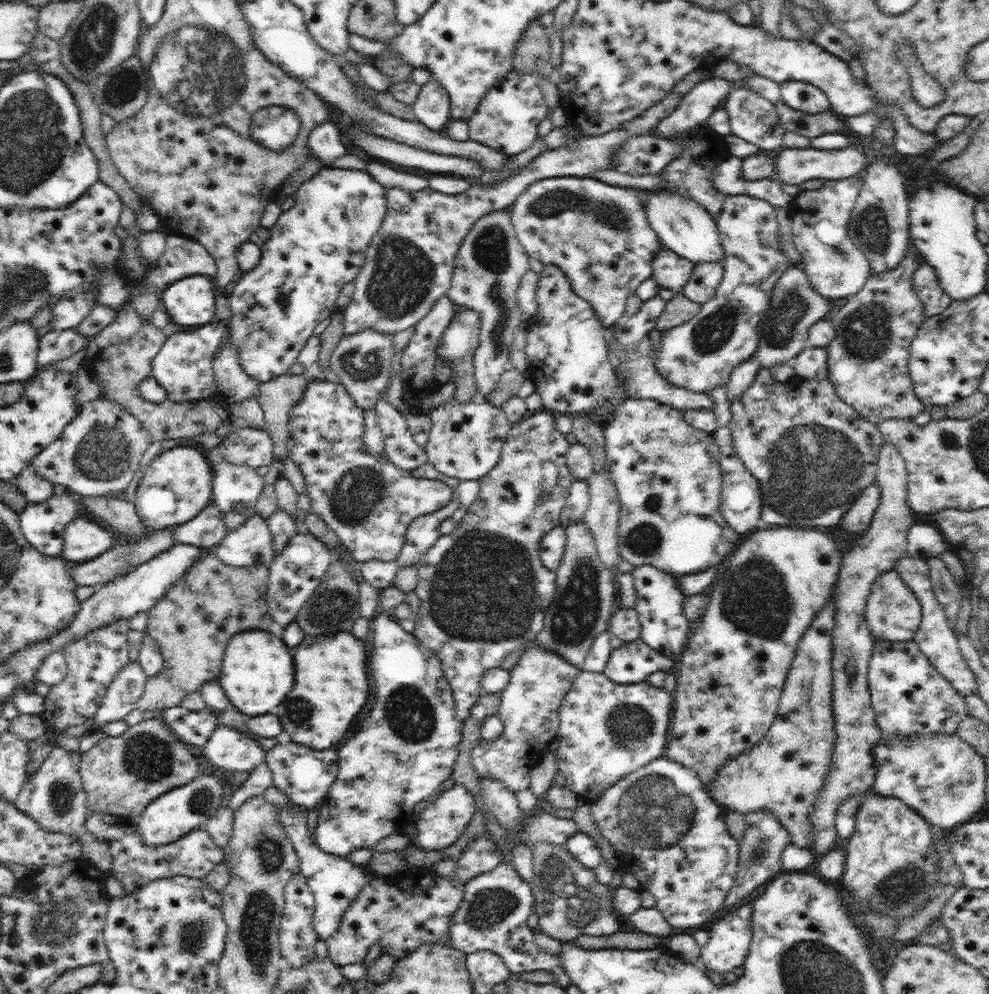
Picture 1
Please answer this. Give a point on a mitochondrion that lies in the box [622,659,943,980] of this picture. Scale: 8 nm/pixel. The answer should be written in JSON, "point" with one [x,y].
{"point":[903,886]}

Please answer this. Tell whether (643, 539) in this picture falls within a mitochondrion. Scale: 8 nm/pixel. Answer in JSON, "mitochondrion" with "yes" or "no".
{"mitochondrion":"yes"}

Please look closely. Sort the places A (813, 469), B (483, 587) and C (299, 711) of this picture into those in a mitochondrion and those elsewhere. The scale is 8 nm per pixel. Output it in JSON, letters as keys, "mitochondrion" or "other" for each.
{"A":"mitochondrion","B":"mitochondrion","C":"mitochondrion"}

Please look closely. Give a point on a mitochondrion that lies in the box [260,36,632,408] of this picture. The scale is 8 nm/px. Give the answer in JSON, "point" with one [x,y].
{"point":[402,273]}

